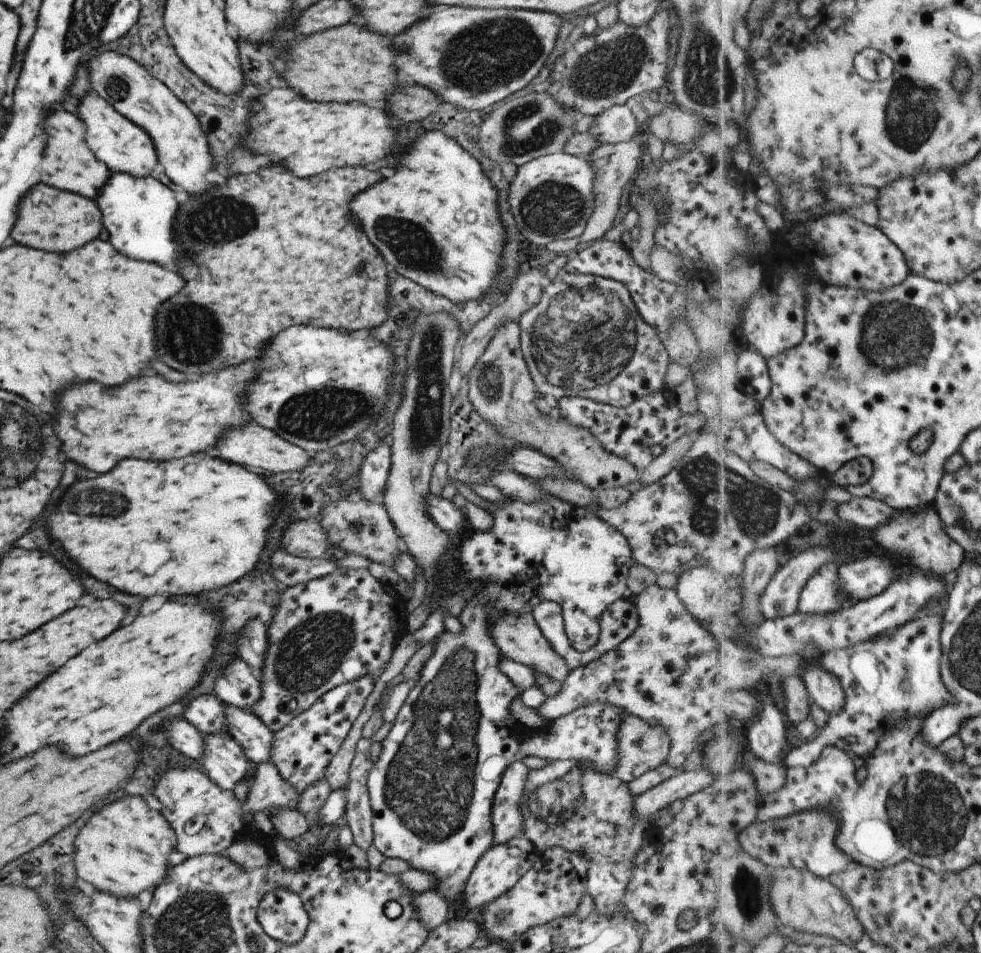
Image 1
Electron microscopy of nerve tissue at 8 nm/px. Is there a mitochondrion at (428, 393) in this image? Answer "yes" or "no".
yes

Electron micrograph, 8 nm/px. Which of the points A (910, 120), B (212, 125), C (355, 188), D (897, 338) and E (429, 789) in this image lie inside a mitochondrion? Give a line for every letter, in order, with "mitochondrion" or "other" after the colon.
A: mitochondrion
B: other
C: other
D: mitochondrion
E: mitochondrion

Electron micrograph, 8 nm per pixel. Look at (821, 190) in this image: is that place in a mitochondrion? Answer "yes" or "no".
no

